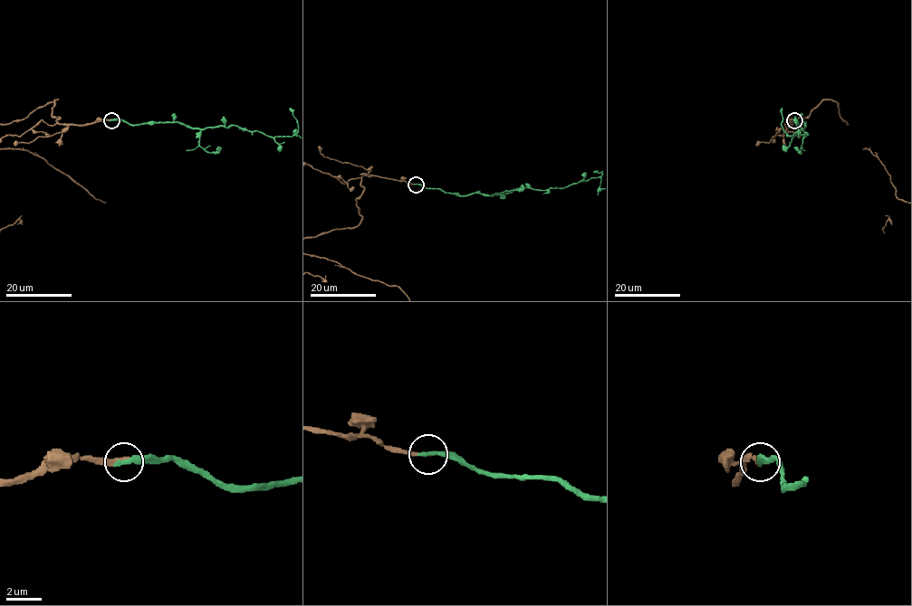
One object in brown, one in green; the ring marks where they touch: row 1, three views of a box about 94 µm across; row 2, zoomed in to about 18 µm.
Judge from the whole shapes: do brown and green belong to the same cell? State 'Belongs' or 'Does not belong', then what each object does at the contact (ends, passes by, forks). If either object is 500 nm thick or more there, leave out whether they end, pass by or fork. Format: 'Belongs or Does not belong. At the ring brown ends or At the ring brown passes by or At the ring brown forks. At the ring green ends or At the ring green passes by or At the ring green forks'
Belongs. At the ring brown ends. At the ring green ends

